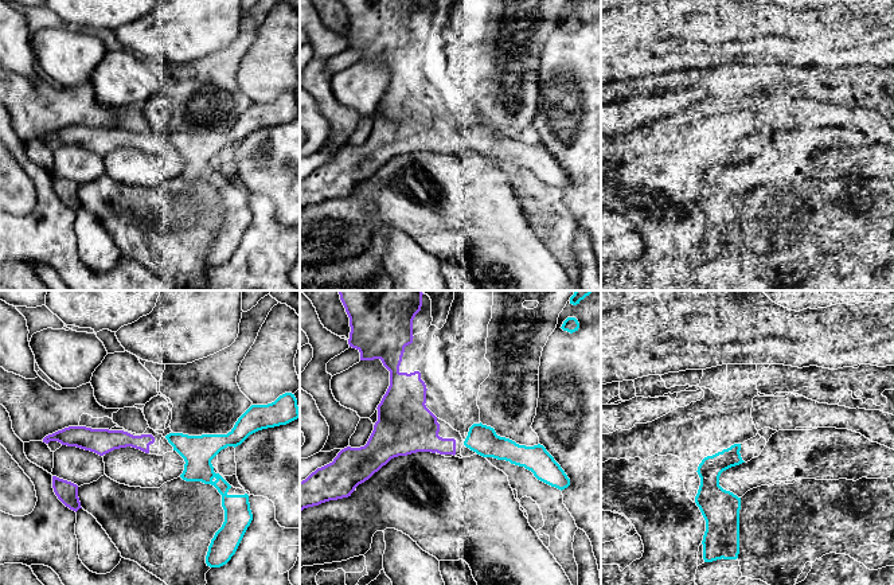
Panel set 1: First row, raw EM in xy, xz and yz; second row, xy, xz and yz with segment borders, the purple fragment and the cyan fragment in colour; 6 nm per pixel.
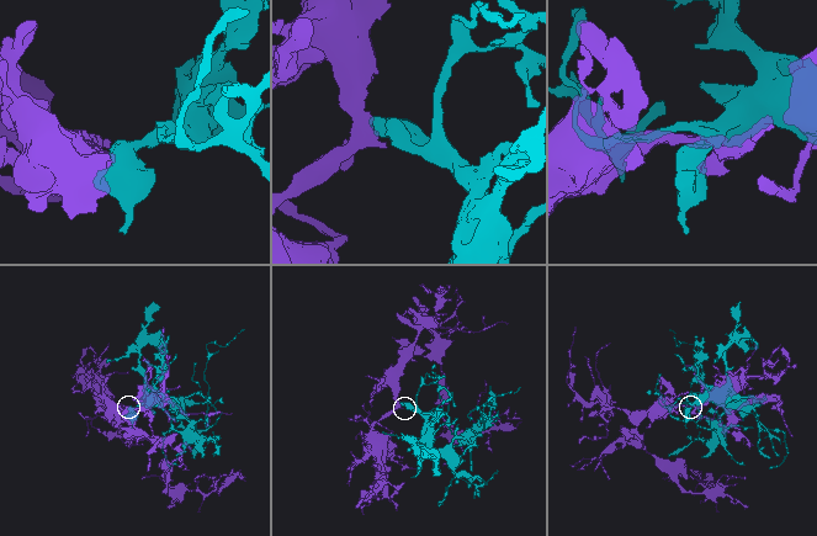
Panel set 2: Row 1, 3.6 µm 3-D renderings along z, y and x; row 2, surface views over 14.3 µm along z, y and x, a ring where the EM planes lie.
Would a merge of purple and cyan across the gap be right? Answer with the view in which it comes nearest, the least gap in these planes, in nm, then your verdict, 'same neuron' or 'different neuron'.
view xz; gap 60 nm; same neuron

